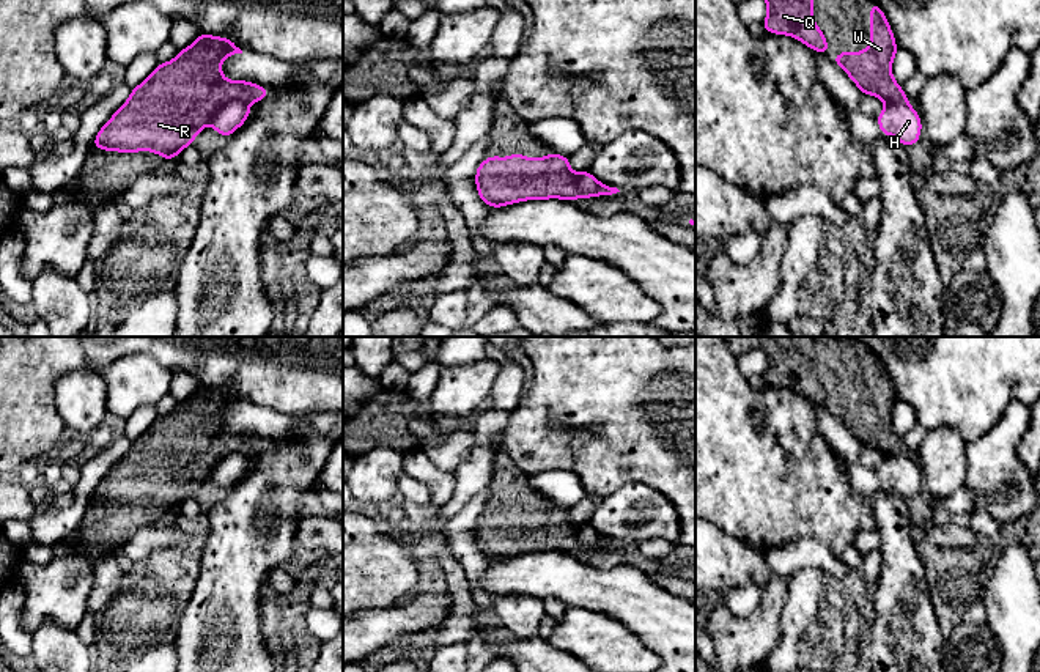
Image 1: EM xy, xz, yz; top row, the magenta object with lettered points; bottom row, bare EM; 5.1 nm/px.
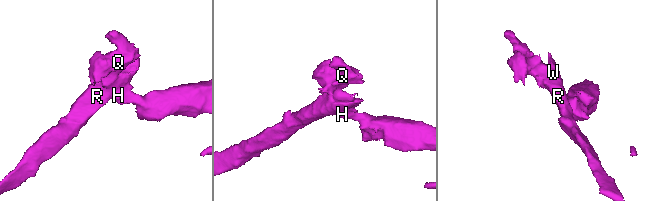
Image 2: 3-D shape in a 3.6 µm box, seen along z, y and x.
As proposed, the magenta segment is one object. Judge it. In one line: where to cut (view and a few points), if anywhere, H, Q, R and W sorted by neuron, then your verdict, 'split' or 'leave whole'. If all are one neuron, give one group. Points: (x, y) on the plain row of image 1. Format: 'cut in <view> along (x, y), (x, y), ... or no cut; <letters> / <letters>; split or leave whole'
cut in xy along (249, 455), (239, 452), (228, 454), (210, 476); H / Q R W; split

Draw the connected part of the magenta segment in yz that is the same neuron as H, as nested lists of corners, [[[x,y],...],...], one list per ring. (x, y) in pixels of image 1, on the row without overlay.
[[[884,456],[876,475],[883,488],[895,489],[905,500],[920,491],[922,474],[909,456]]]

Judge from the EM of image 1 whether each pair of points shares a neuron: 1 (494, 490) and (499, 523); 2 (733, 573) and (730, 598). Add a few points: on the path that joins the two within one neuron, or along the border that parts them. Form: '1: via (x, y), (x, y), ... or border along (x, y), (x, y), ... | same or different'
1: via (494, 498), (494, 515) | same
2: border along (760, 587), (746, 583), (716, 594) | different

